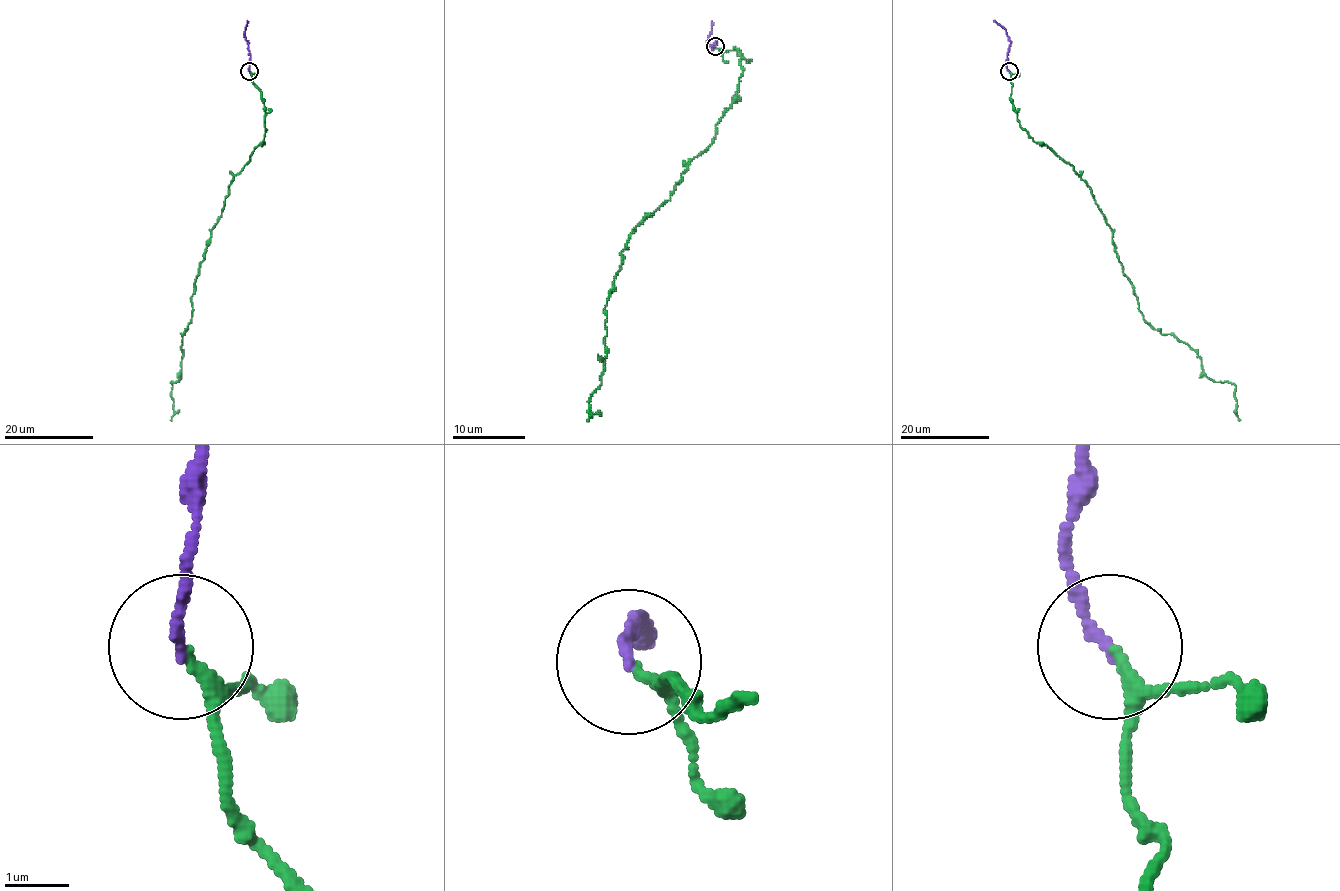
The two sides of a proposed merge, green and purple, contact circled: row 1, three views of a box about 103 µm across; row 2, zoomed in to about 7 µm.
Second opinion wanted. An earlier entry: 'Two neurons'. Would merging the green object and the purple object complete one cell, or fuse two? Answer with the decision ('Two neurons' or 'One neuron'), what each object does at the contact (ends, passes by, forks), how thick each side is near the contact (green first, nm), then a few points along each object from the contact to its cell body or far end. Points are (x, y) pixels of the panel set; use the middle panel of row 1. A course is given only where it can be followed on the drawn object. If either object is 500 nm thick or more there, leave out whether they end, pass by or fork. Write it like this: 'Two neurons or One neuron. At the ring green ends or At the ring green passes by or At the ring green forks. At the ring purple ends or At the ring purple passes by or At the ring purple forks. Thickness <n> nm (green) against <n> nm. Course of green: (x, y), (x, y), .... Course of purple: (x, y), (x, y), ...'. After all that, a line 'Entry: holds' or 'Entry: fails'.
One neuron. At the ring green passes by. At the ring purple ends. Thickness 130 nm (green) against 160 nm. Course of green: (715, 46), (739, 52), (737, 99), (715, 124), (713, 142), (621, 253), (605, 312), (605, 368), (588, 419). Course of purple: (715, 46), (715, 41), (717, 43), (710, 46), (708, 37), (711, 21)
Entry: fails

